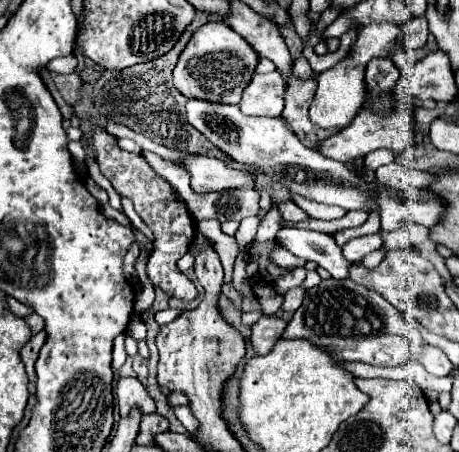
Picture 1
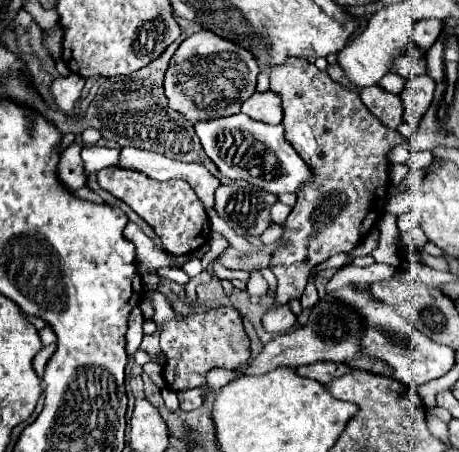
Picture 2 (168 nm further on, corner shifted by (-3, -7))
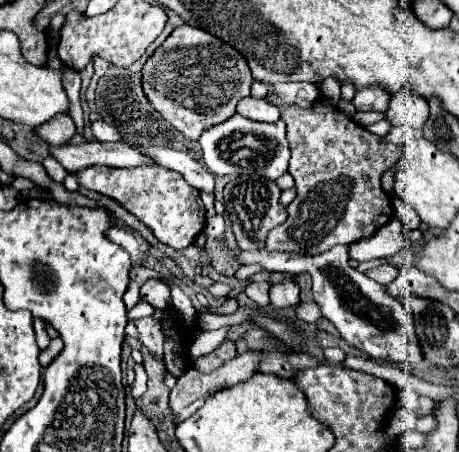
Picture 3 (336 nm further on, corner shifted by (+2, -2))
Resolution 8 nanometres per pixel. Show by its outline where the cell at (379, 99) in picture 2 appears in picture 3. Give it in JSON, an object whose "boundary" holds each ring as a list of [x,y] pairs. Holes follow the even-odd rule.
{"boundary":[[[366,111],[366,113],[356,113],[356,115],[354,115],[354,121],[360,123],[360,125],[364,125],[364,127],[368,127],[368,125],[372,125],[372,123],[376,123],[376,121],[382,121],[384,117],[386,117],[386,113]]]}

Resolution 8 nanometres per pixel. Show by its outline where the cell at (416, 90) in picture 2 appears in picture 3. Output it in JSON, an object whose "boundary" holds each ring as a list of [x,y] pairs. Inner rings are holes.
{"boundary":[[[404,89],[392,95],[390,107],[386,111],[386,119],[392,125],[410,125],[416,131],[420,131],[428,119],[428,103],[422,95]]]}

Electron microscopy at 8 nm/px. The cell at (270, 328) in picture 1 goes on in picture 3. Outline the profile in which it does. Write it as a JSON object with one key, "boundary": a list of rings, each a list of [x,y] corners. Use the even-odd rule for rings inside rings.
{"boundary":[[[292,281],[272,285],[272,289],[270,289],[270,305],[272,305],[272,309],[282,311],[282,309],[298,305],[298,301],[300,301],[298,293],[300,293],[300,289]]]}

